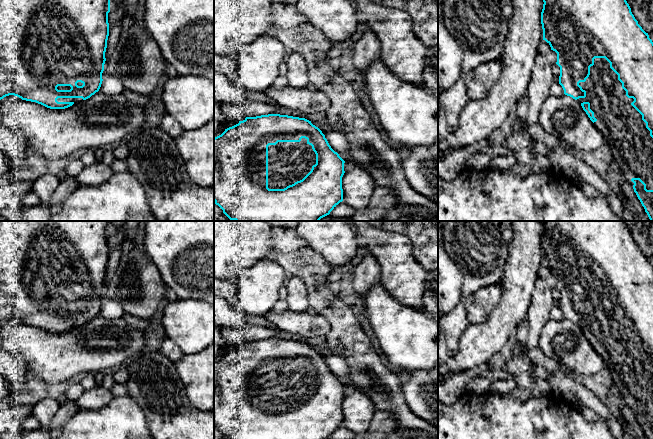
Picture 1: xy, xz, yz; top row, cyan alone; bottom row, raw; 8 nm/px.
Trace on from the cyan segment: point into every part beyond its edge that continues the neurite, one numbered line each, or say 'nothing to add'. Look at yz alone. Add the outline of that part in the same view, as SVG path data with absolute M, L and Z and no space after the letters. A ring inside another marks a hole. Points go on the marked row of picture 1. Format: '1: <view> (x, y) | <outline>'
1: yz (624, 131) | M595 58L589 77L579 85L586 91L586 97L577 101L580 104L590 103L590 109L597 119L594 125L610 148L616 170L632 187L634 183L631 179L640 178L646 184L647 190L653 190L653 138L642 120L642 115L631 105L634 99L626 96L626 91L622 88L618 75L610 68L610 63L605 58Z

